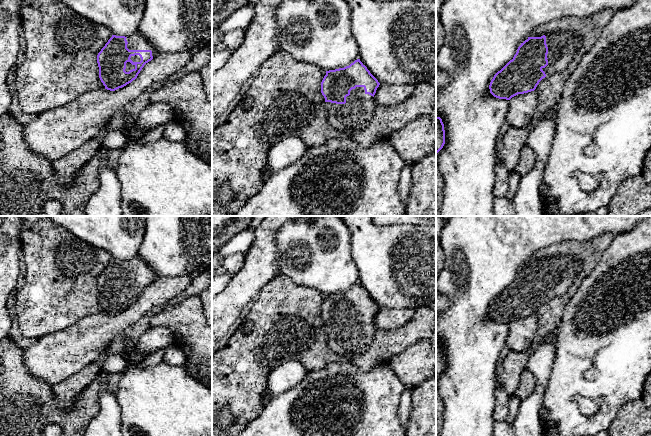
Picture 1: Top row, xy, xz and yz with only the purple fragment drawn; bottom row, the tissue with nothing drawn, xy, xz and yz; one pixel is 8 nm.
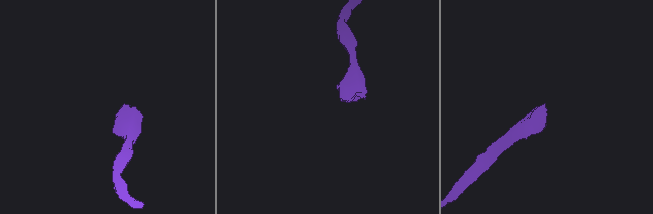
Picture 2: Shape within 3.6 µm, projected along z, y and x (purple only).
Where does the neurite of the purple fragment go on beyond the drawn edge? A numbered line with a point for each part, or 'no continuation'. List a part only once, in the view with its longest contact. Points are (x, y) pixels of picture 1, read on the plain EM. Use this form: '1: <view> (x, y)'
1: xz (354, 339)

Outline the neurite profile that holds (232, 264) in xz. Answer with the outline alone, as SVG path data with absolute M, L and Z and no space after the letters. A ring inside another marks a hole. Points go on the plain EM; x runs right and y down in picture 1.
M233 254L223 259L222 267L225 268L226 273L232 275L241 269L244 260L244 254Z

